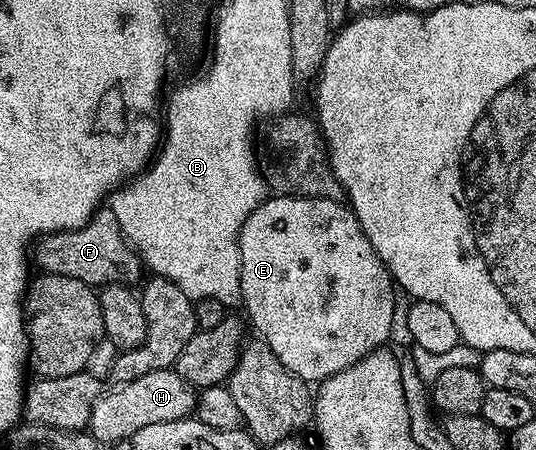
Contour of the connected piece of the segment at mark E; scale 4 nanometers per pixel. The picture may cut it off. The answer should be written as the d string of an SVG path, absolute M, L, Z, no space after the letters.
M280 195L268 197L260 202L256 211L248 217L239 231L239 256L241 257L241 289L243 290L242 306L247 306L246 318L256 327L258 338L273 349L277 361L289 369L298 379L308 385L318 384L331 375L341 373L353 366L358 359L364 359L370 351L378 351L391 335L391 326L395 323L395 291L391 273L379 260L379 254L373 249L369 237L361 229L355 212L350 206L333 199L308 199L298 195Z

